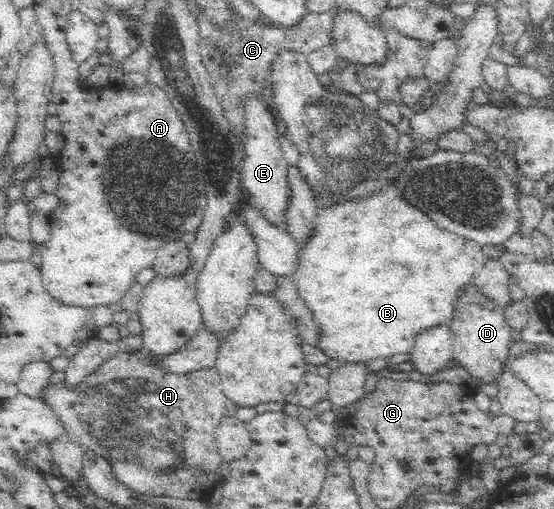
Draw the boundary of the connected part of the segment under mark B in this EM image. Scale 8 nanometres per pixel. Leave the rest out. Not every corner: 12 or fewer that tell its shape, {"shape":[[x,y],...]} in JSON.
{"shape":[[399,188],[322,208],[292,276],[341,364],[448,326],[482,245]]}

